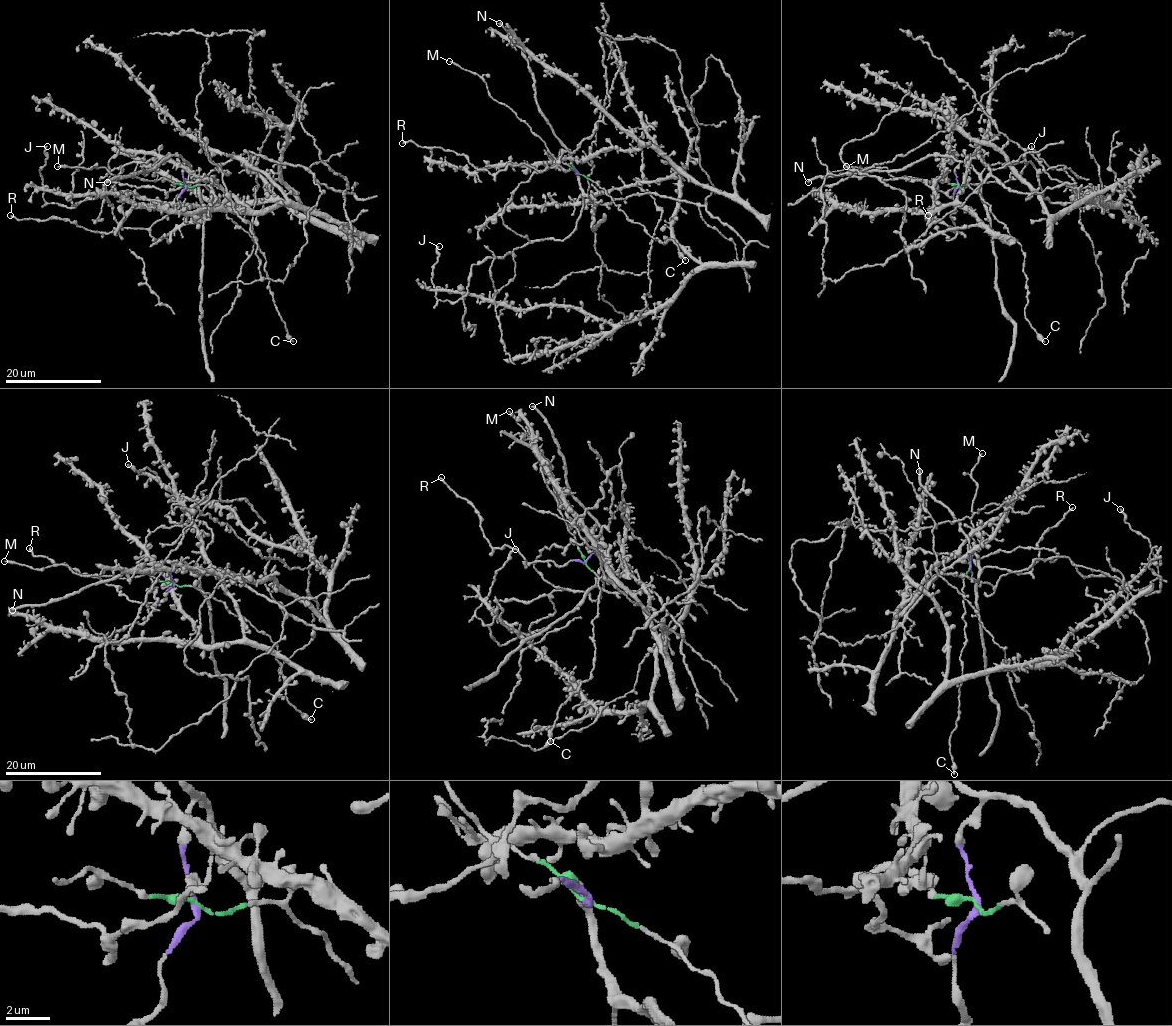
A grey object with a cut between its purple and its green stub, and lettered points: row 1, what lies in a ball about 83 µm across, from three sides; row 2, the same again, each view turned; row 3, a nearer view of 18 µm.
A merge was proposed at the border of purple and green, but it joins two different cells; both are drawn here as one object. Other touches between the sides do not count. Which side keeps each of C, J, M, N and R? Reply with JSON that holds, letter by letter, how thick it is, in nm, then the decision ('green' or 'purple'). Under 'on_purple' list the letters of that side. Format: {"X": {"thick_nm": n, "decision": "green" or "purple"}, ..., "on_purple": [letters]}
{"C": {"thick_nm": 220, "decision": "green"}, "J": {"thick_nm": 240, "decision": "purple"}, "M": {"thick_nm": 170, "decision": "green"}, "N": {"thick_nm": 360, "decision": "purple"}, "R": {"thick_nm": 240, "decision": "purple"}, "on_purple": ["J", "N", "R"]}

